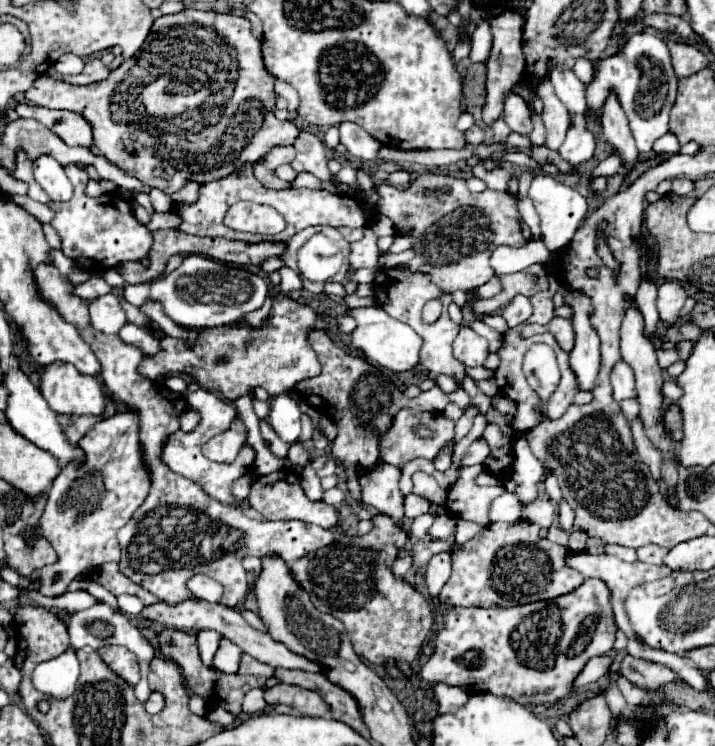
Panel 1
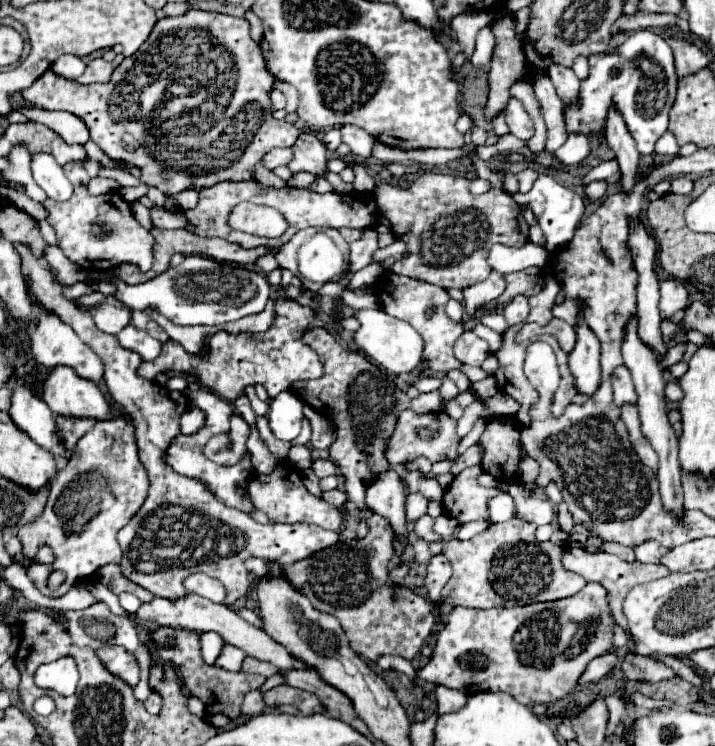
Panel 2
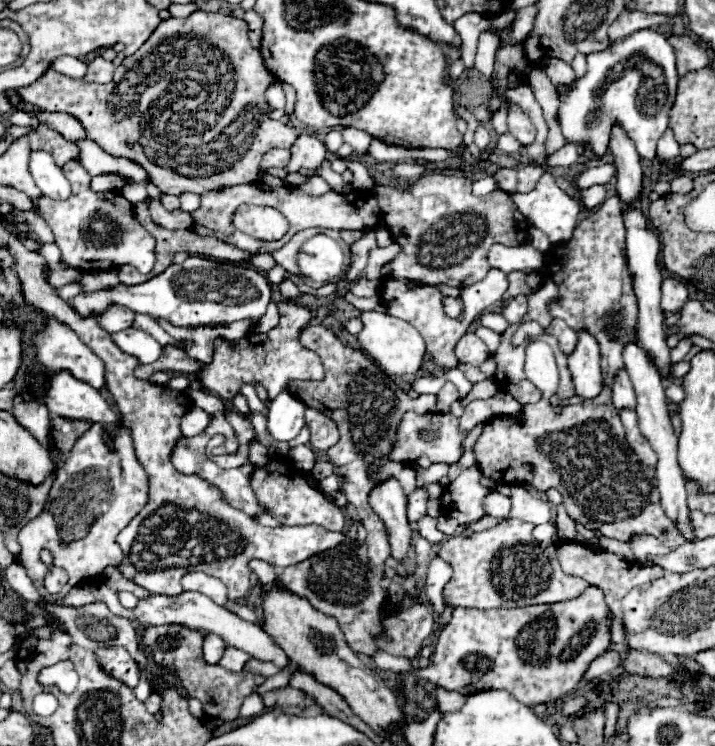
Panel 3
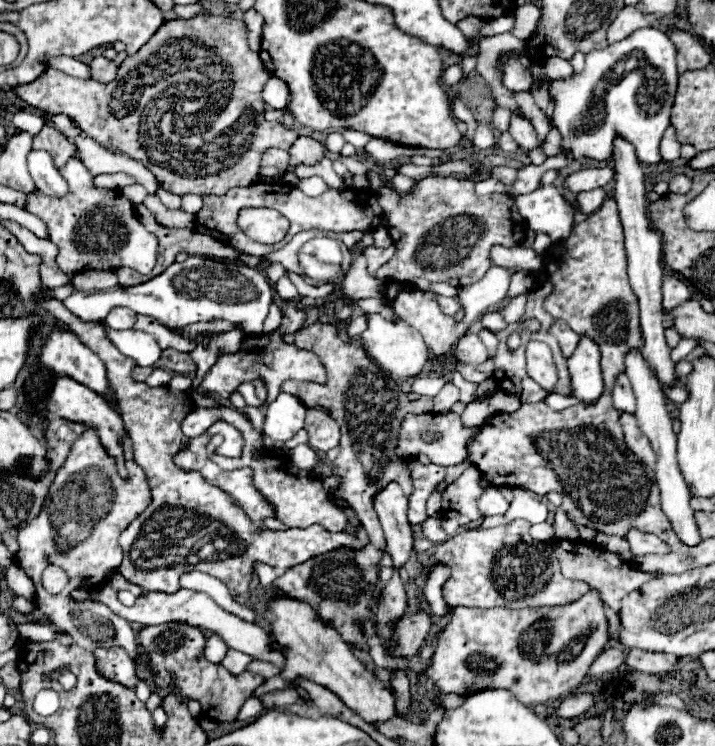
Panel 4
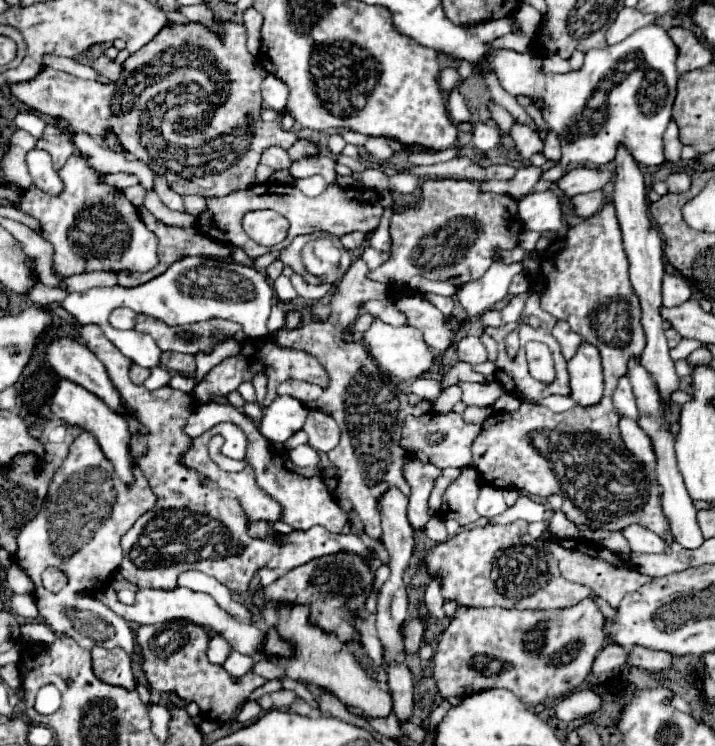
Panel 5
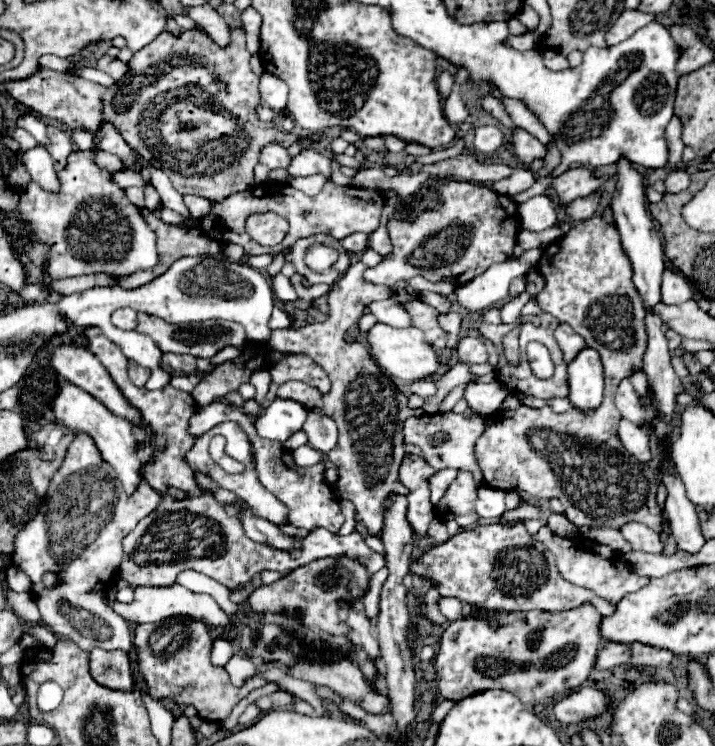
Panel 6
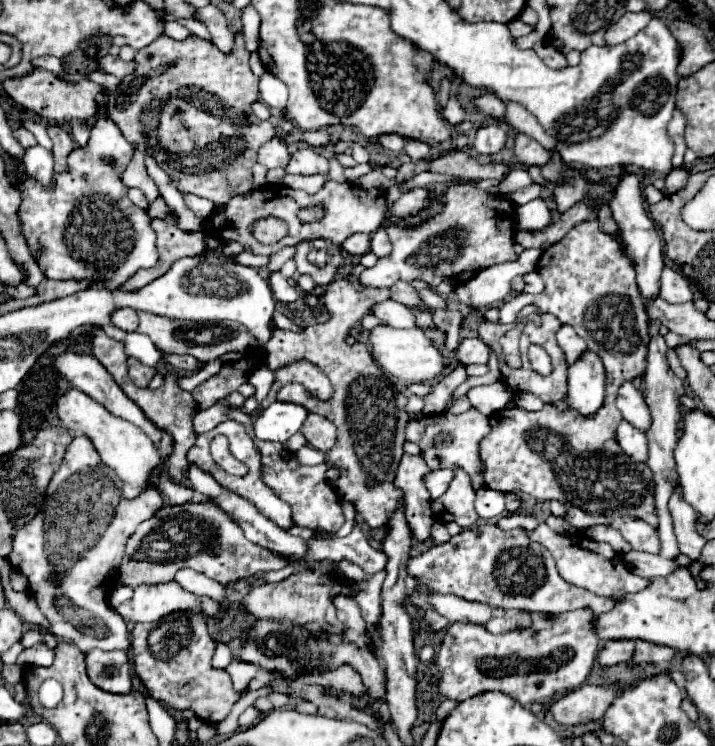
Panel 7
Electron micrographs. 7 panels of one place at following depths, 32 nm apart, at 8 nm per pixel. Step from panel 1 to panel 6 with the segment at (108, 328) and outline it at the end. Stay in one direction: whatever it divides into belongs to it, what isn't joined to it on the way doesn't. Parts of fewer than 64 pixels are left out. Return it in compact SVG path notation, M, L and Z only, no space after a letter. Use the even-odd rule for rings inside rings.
M120 308L120 310L114 310L112 312L112 324L120 330L134 330L136 328L136 316L130 316L130 310L128 308Z

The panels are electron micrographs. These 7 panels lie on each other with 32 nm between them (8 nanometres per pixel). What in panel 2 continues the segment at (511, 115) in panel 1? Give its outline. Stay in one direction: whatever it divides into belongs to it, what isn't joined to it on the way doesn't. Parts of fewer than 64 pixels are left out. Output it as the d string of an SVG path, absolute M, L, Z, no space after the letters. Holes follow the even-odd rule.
M510 98L506 102L504 116L506 116L506 124L508 124L508 128L510 128L512 134L516 134L522 140L530 140L530 136L534 134L534 126L532 126L532 120L530 120L530 116L524 110L524 106L522 106L520 100Z

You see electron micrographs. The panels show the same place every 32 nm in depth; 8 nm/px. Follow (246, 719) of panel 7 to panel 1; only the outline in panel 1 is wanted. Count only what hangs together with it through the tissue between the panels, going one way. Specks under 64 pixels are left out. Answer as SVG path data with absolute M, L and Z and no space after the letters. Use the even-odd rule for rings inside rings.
M254 688L254 690L250 690L250 692L244 696L242 712L254 714L254 712L264 710L266 706L268 706L268 704L266 704L266 700L264 700L264 688Z

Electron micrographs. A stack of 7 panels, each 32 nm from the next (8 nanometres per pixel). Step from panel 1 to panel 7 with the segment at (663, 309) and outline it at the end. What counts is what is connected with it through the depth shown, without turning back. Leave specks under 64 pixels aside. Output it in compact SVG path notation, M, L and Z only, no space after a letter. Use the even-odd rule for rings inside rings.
M664 268L662 270L662 278L660 278L660 296L668 302L668 304L682 304L688 300L694 300L694 294L690 290L690 284L684 276L680 276L678 272L674 272L672 268Z

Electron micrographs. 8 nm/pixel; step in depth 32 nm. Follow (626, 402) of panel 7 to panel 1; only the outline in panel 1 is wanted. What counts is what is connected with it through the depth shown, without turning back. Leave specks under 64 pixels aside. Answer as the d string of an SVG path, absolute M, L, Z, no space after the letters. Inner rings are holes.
M618 360L618 364L610 372L610 384L612 384L612 396L616 402L636 396L636 384L634 384L634 372L630 364L624 360Z

